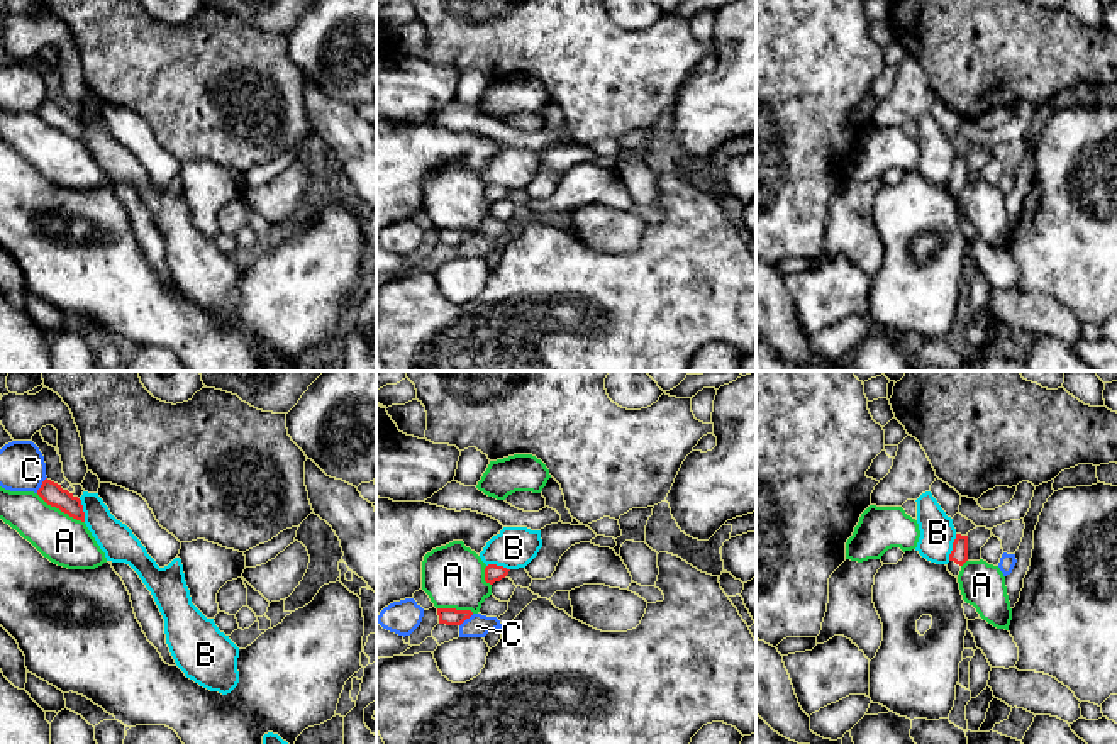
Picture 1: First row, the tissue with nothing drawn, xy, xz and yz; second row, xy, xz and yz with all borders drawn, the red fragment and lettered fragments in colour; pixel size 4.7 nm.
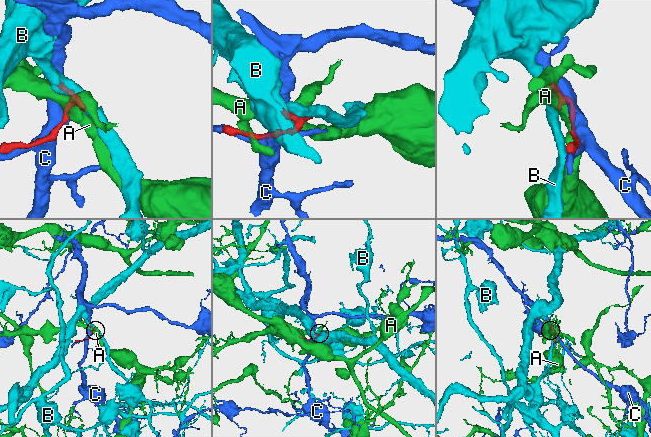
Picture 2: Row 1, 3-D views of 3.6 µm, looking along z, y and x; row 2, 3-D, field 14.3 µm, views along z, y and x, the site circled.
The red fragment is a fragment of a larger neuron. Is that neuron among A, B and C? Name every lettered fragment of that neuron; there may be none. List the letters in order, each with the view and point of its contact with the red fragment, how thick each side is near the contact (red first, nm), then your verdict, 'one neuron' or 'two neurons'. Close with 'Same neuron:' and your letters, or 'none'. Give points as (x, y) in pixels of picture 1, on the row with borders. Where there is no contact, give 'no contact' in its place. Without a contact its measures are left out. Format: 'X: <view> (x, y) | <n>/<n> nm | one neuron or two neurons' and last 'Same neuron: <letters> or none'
A: xy (60, 509) | 100/240 nm | two neurons
B: yz (953, 548) | 80/160 nm | two neurons
C: xy (41, 485) | 100/220 nm | two neurons
Same neuron: none

